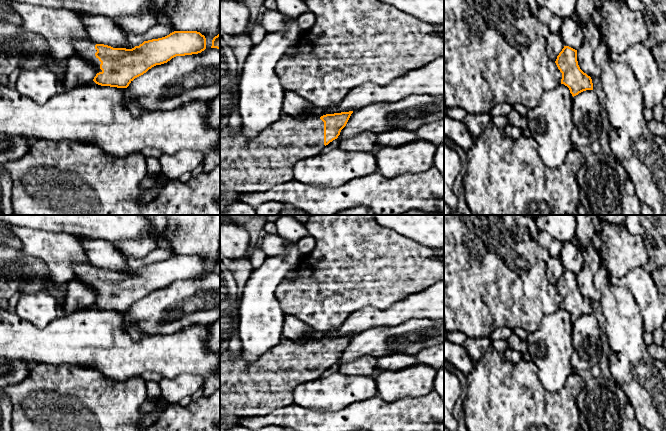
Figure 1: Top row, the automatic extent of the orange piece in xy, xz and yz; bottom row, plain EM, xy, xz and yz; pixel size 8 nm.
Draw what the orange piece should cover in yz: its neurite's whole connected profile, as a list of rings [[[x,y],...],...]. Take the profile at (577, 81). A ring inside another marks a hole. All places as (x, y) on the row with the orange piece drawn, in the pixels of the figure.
[[[564,46],[555,61],[562,73],[561,84],[567,86],[572,96],[586,90],[593,90],[593,83],[590,76],[584,73],[577,61],[577,50]]]

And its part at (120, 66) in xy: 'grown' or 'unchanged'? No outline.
grown

